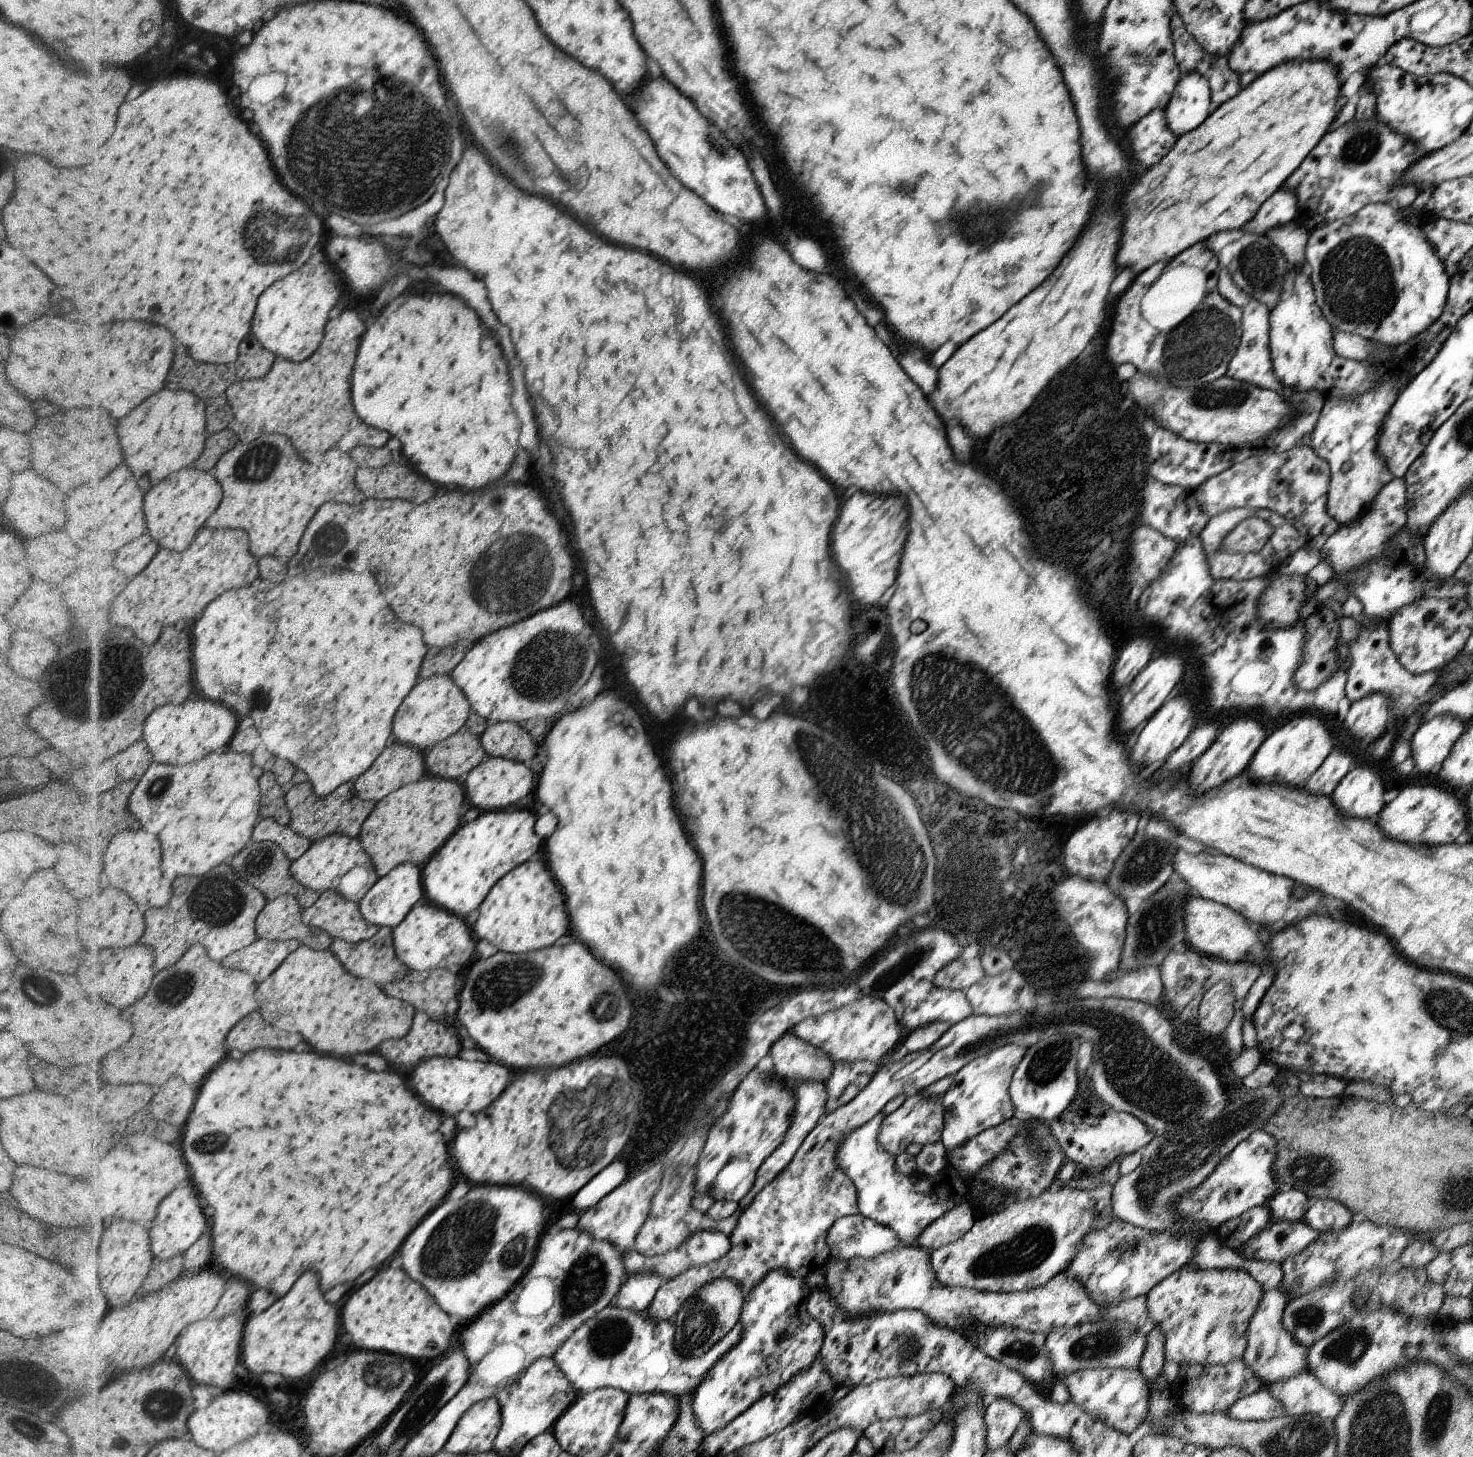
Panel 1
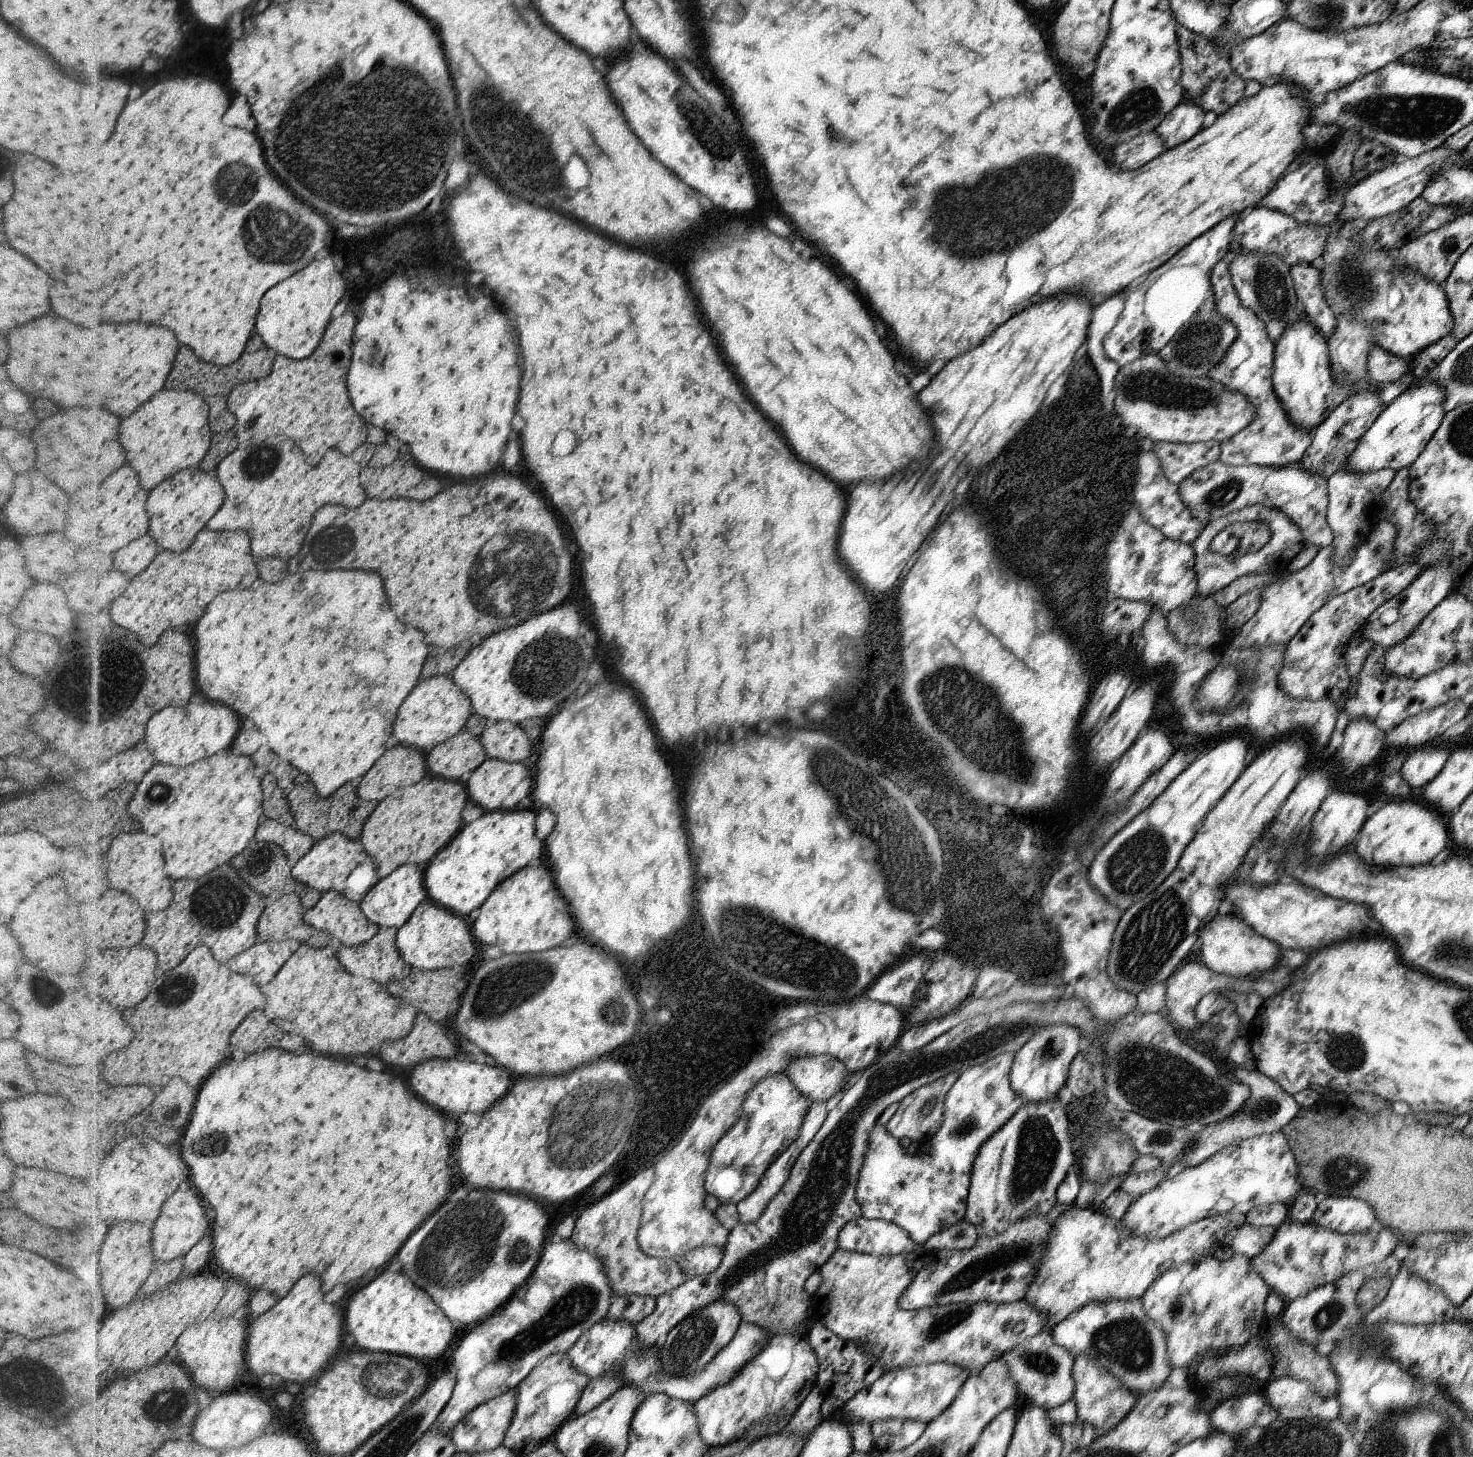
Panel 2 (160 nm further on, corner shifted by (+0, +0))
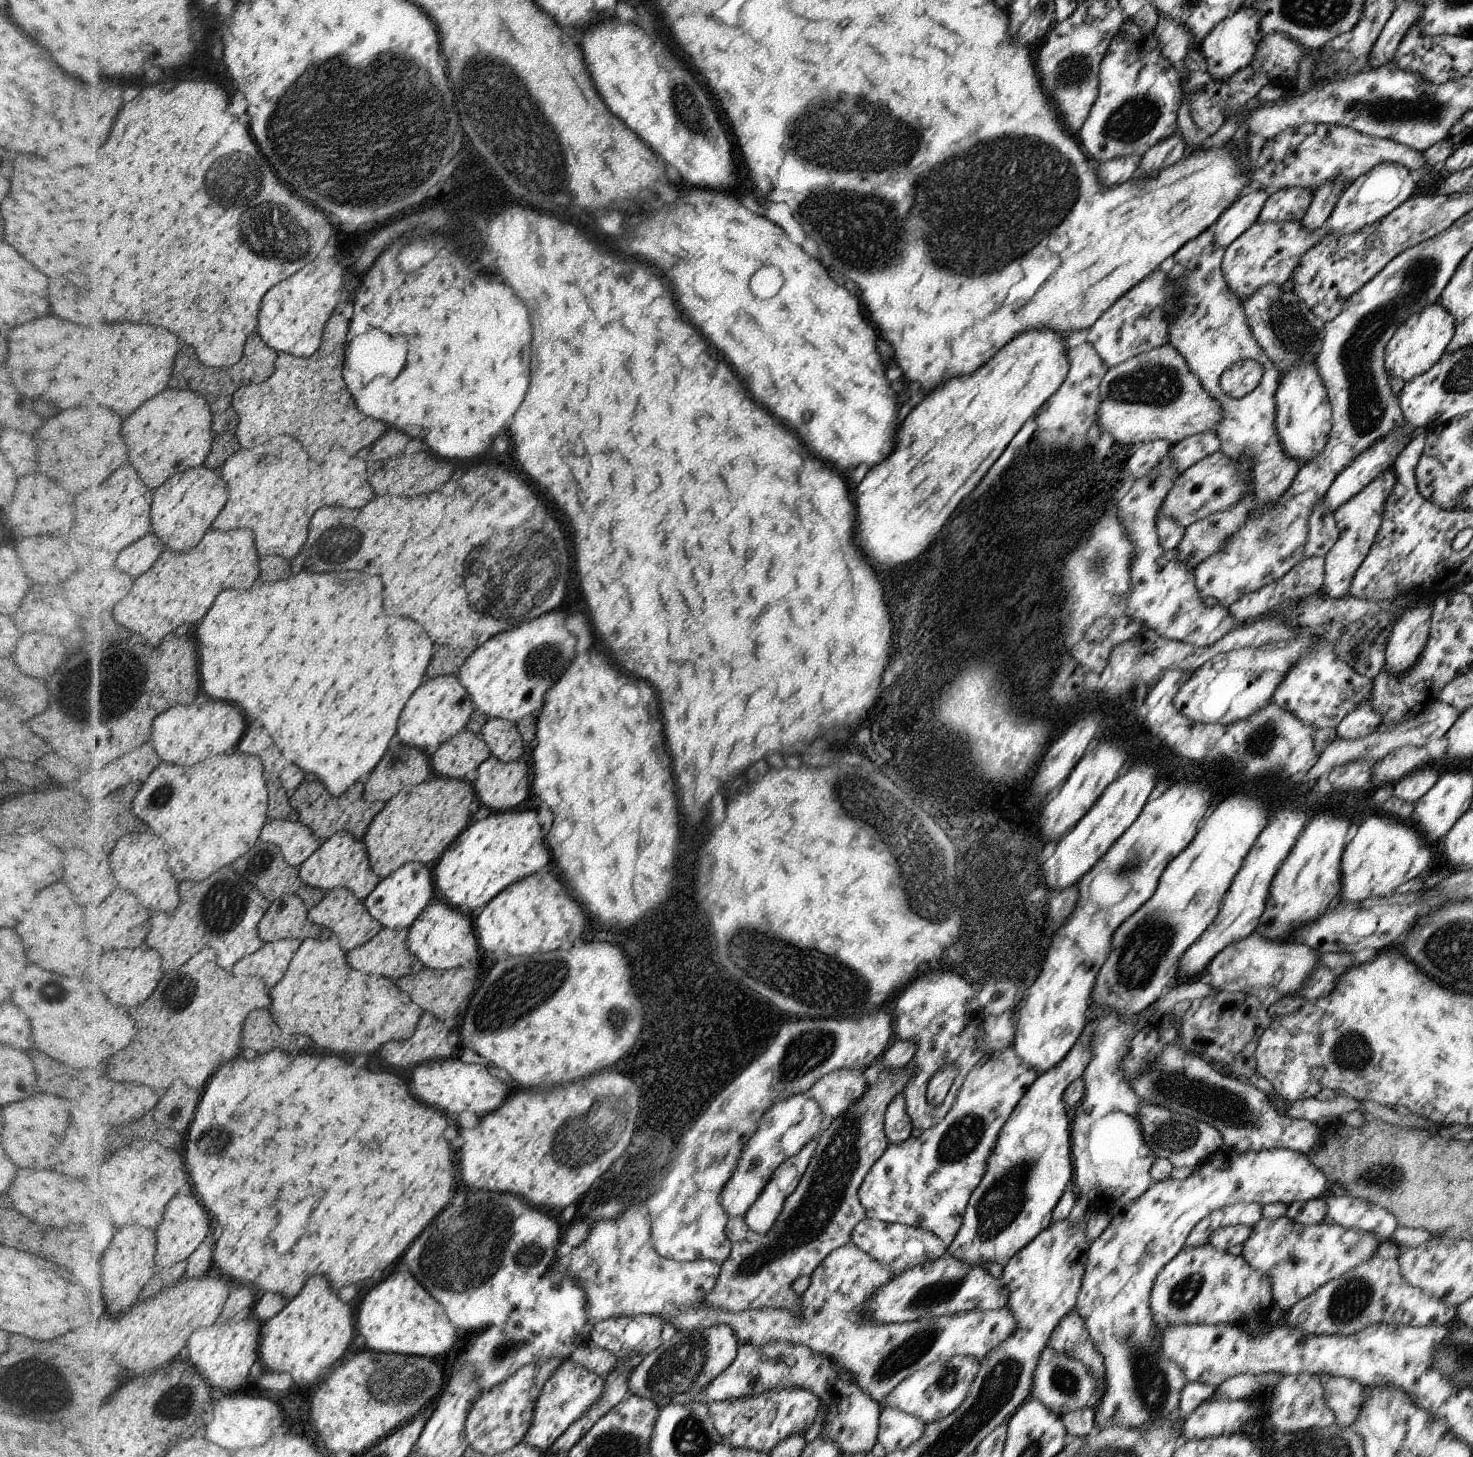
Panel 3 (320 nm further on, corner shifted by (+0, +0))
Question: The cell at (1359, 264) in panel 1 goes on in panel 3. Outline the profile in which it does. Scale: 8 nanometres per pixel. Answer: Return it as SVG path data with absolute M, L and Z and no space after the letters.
M1436 302L1424 311L1410 315L1396 329L1385 348L1385 367L1390 377L1404 382L1428 372L1445 354L1455 333L1455 318Z

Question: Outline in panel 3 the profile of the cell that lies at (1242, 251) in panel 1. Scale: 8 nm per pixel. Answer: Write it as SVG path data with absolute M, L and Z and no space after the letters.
M1274 283L1263 286L1242 303L1254 338L1281 378L1297 363L1312 363L1326 334L1325 322L1318 318L1292 291Z

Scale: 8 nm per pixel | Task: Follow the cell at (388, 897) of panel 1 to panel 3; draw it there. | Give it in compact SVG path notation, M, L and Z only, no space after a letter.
M406 863L392 875L381 879L363 903L369 910L370 916L381 922L382 928L408 929L425 912L432 896L434 896L434 886L430 870L422 863Z

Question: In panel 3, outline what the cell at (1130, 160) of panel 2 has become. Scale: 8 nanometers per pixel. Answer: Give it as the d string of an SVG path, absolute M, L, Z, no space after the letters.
M1132 155L1100 163L1096 166L1097 179L1108 188L1124 184L1136 174L1141 158L1138 155Z

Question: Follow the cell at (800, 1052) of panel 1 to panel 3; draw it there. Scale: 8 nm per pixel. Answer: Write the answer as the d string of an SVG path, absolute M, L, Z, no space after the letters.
M840 1069L818 1079L805 1095L821 1105L825 1116L835 1119L859 1101L868 1087L860 1069Z

